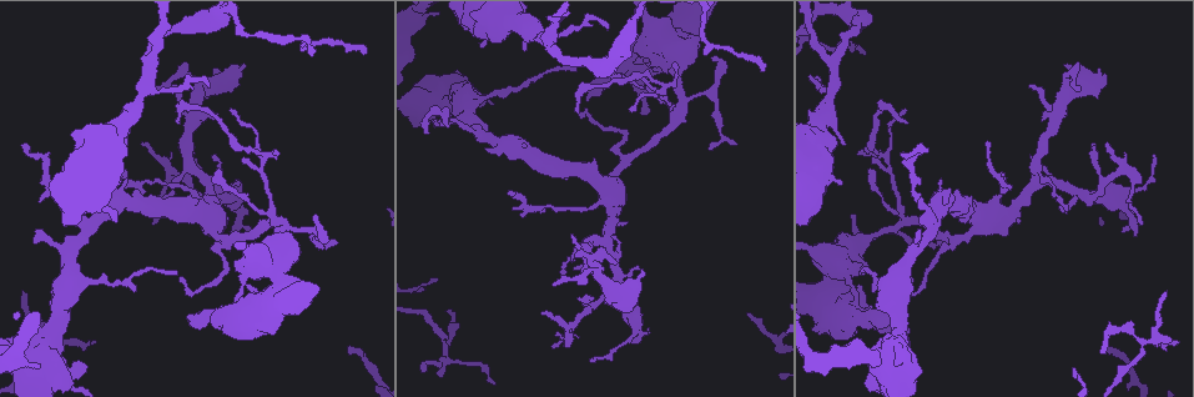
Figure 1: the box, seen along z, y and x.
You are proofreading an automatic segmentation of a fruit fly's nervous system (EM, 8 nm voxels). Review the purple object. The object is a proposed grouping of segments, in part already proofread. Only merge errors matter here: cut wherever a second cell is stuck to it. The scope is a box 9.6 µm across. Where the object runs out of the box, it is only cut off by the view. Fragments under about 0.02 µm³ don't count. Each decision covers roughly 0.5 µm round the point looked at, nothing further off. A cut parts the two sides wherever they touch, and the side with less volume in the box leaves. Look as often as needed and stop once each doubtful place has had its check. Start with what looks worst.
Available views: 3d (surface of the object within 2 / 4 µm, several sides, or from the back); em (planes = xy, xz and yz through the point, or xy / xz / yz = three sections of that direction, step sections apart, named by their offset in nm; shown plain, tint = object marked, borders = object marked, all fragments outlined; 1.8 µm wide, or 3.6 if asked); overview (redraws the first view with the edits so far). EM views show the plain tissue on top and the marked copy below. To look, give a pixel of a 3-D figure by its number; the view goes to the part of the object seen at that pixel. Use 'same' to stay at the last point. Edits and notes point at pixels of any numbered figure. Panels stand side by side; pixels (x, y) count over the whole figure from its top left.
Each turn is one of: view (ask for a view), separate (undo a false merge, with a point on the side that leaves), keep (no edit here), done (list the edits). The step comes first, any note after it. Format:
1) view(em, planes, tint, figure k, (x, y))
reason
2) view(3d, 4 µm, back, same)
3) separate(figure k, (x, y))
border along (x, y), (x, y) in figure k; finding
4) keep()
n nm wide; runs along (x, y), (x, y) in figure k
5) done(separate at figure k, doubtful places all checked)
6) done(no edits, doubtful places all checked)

view(3d, 4 µm, figure 1, (842, 296))
abrupt turn

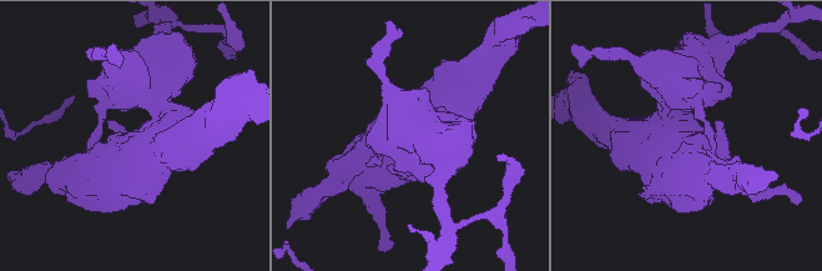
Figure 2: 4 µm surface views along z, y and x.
view(em, 3.6 µm, xz, step 4, tint, same)

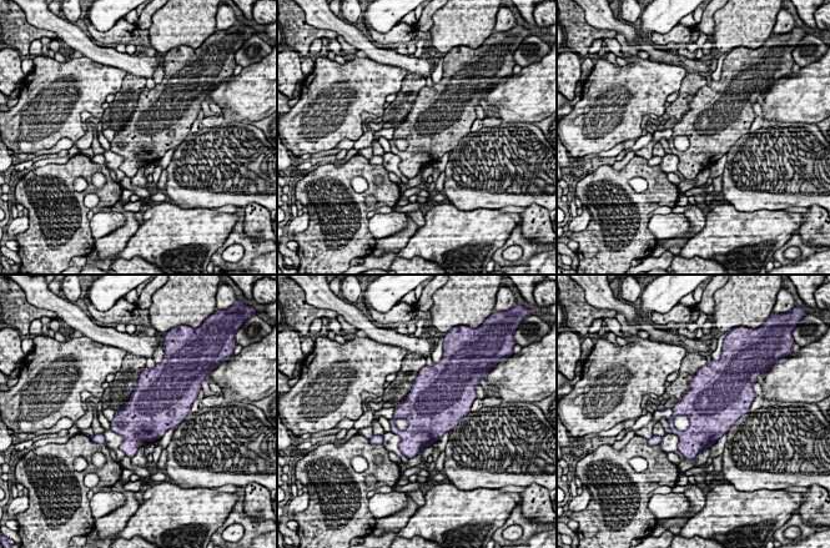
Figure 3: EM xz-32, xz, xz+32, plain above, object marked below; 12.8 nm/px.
view(em, 3.6 µm, planes, tint, same)

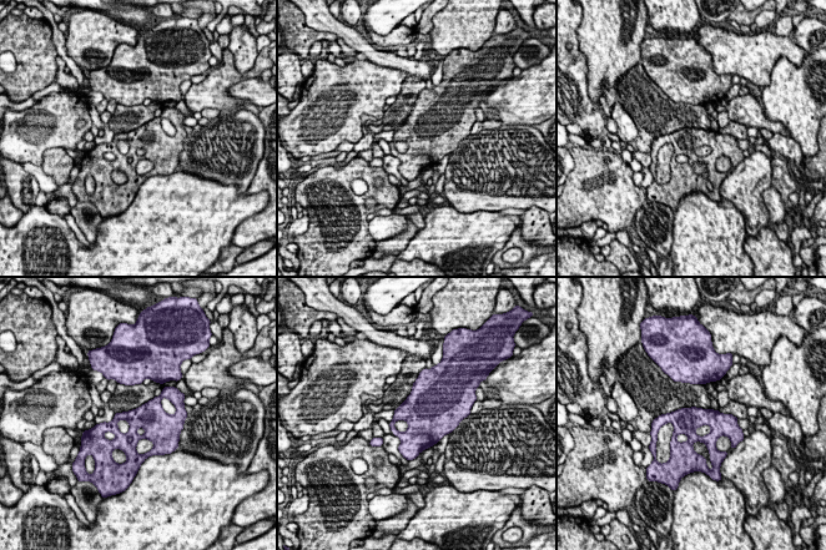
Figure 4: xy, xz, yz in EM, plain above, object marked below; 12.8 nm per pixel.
keep()
runs along (661, 418), (713, 418), (731, 424) in figure 4; continuous, no second cell

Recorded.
view(3d, 4 µm, back, figure 1, (858, 316))

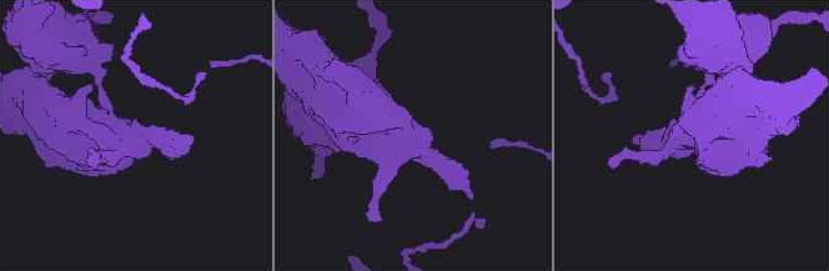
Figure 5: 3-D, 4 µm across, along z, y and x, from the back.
view(em, xz, step 16, borders, figure 5, (407, 137))
4 arms; shape alone is not enough

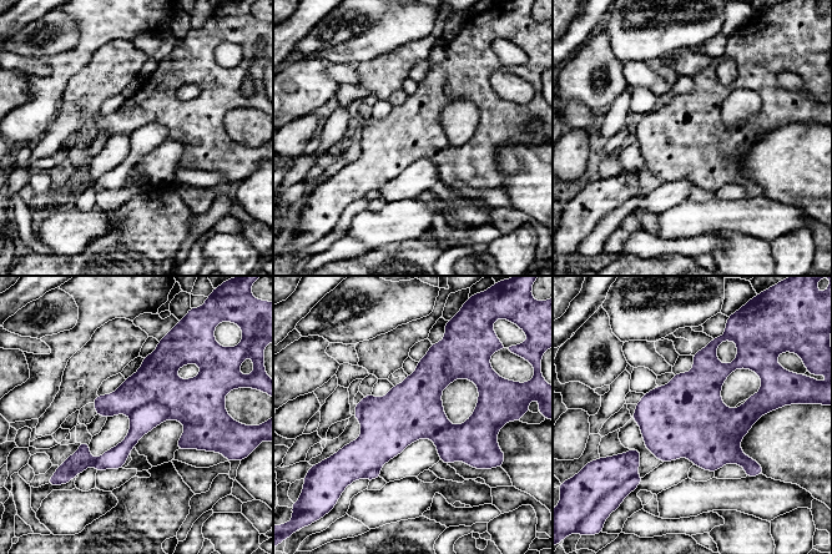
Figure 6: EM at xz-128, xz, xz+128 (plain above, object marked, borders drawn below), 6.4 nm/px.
keep()
one cell here

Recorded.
view(3d, 4 µm, figure 1, (1144, 343))
thin neck

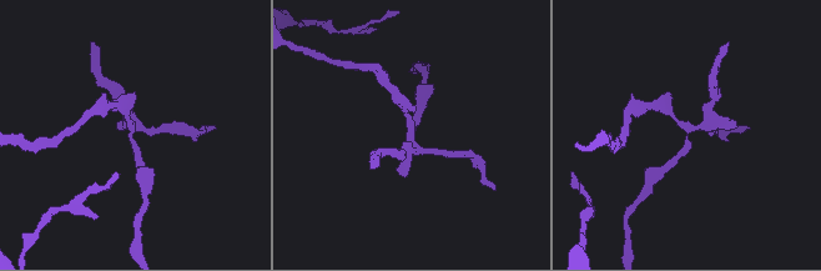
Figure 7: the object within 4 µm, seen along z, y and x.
view(em, planes, tint, figure 7, (130, 130))
need the tissue

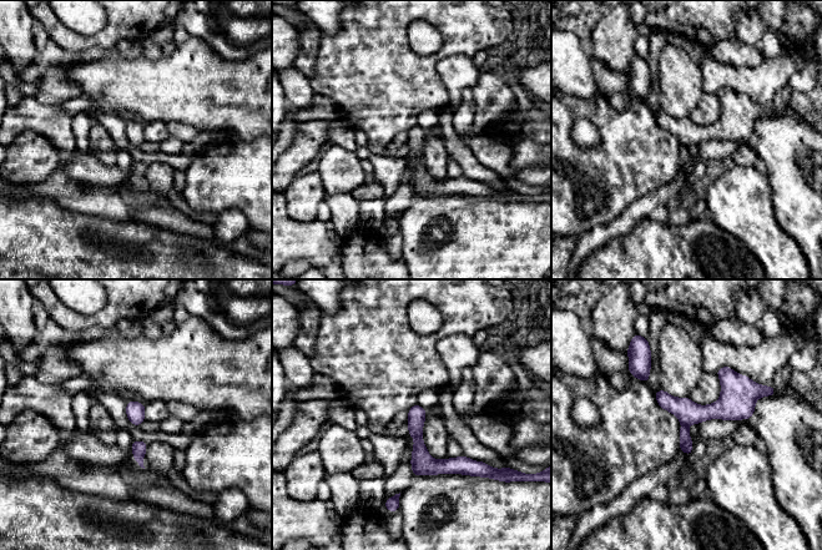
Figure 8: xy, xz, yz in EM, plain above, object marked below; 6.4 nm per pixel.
separate(figure 8, (685, 440))
border along (682, 424), (686, 427) in figure 8; two cells meet here

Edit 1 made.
done(separate at figure 8, doubtful places all checked)

